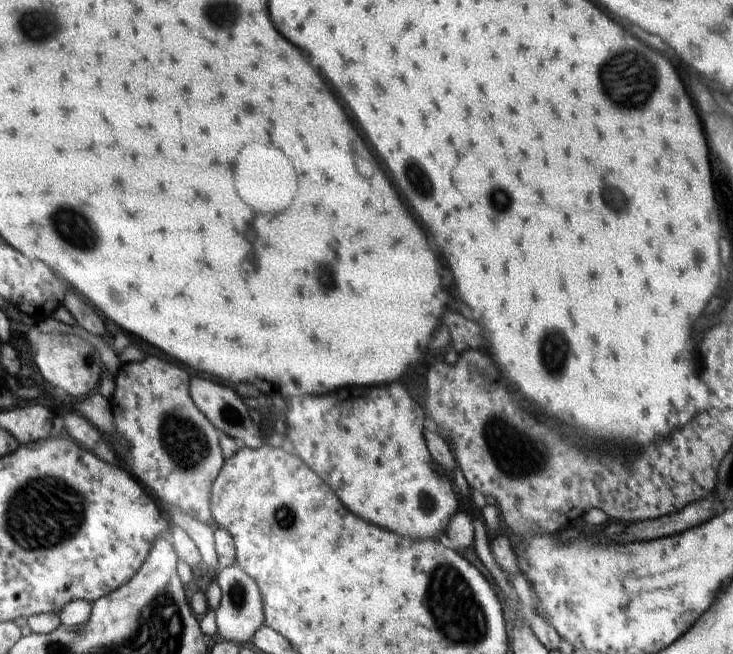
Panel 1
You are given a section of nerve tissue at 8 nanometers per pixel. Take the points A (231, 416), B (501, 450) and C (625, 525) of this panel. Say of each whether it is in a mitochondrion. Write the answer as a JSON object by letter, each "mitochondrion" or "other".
{"A":"mitochondrion","B":"mitochondrion","C":"other"}

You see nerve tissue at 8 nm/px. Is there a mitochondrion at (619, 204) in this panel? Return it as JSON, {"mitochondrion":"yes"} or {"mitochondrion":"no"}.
{"mitochondrion":"yes"}

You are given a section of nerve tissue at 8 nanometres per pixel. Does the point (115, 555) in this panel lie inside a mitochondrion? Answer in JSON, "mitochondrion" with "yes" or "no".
{"mitochondrion":"no"}

